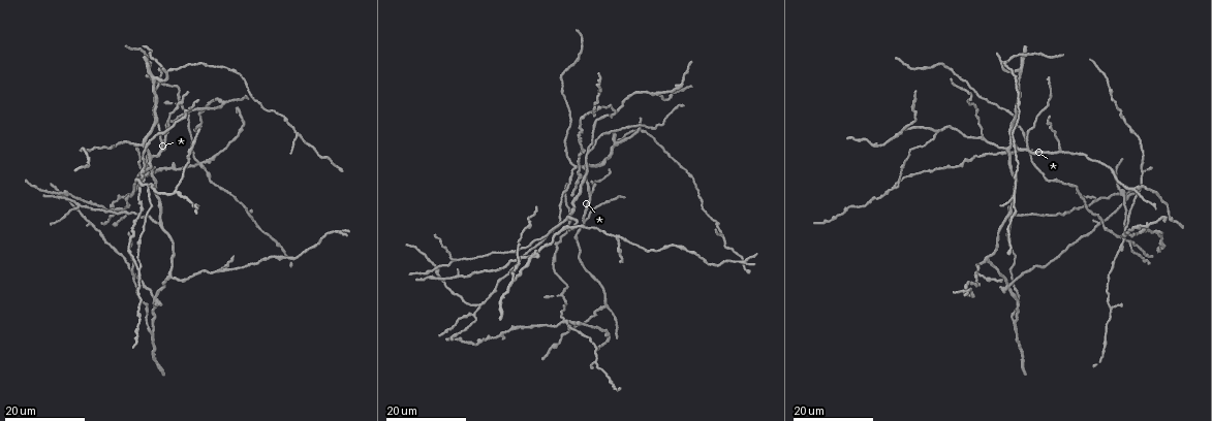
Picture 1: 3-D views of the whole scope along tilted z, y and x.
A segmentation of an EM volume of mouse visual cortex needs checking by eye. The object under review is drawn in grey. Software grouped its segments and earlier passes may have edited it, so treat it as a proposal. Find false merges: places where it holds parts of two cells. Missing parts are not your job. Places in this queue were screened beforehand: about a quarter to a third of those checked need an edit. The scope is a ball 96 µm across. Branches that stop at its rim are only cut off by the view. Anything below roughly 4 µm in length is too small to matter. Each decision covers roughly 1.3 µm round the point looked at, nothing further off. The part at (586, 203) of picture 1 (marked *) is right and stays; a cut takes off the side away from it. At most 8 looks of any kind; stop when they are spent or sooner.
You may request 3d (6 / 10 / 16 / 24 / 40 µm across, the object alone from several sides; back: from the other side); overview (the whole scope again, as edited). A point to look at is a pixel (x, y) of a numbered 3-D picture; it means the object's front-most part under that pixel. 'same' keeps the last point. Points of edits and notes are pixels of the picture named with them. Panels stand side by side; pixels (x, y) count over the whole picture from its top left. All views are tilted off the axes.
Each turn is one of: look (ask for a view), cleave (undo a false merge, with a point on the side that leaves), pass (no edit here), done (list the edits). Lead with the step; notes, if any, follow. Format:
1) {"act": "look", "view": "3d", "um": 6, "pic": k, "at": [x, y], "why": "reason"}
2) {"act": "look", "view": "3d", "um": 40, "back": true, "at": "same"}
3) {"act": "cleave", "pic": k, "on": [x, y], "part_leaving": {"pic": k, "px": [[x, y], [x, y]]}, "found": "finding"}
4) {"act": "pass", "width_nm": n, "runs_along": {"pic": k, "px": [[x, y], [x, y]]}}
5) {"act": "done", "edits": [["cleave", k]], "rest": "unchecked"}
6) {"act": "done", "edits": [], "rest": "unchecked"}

{"act": "look", "view": "3d", "um": 24, "pic": 1, "at": [1010, 286], "why": "looks like a crossing"}

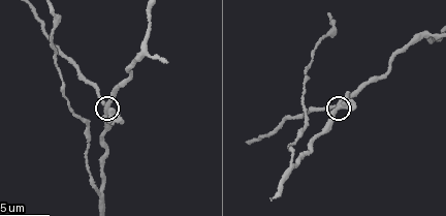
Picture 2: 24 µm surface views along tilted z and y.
{"act": "look", "view": "3d", "um": 6, "at": "same"}

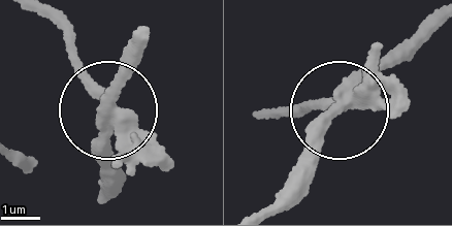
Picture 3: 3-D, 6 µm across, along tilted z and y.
{"act": "look", "view": "3d", "um": 6, "back": true, "at": "same"}

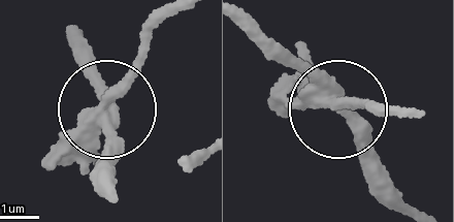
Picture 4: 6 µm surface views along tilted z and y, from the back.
{"act": "cleave", "pic": 4, "on": [76, 156], "width_nm": 290, "part_leaving": {"pic": 4, "px": [[101, 112], [174, 12]]}, "found": "a second cell is stuck on"}

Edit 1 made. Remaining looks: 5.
{"act": "look", "view": "overview"}

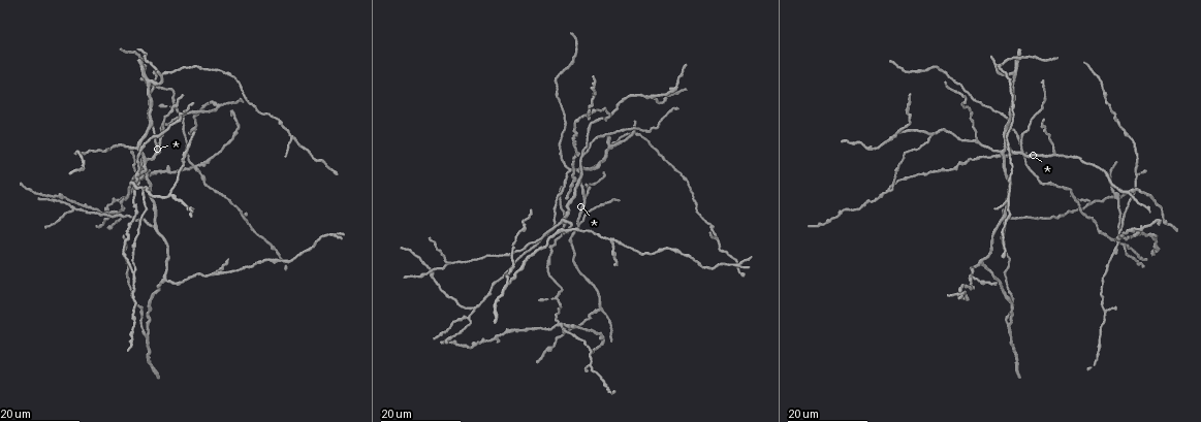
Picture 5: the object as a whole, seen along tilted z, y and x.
{"act": "look", "view": "3d", "um": 16, "pic": 5, "at": [506, 281], "why": "three-way junction"}

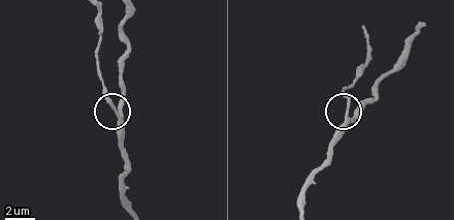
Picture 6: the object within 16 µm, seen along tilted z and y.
{"act": "look", "view": "3d", "um": 10, "pic": 6, "at": [345, 118]}

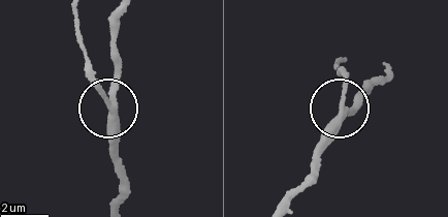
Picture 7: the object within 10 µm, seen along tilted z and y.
{"act": "cleave", "pic": 7, "on": [99, 86], "side_arm_um": 16, "arms": 3, "found": "two cells meet here"}

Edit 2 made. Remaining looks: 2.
{"act": "look", "view": "3d", "um": 16, "pic": 5, "at": [217, 106], "why": "small branch off a trunk"}

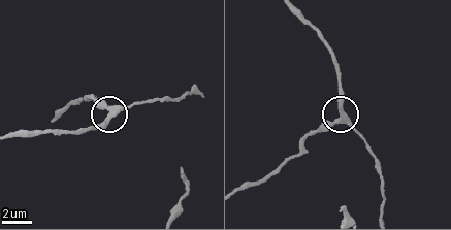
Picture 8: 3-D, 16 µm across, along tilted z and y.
{"act": "look", "view": "3d", "um": 6, "pic": 8, "at": [110, 107]}

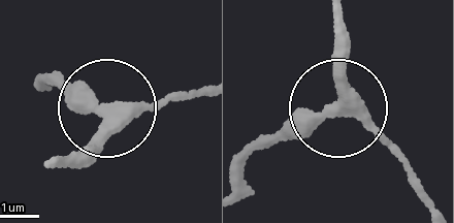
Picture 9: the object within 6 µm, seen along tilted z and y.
{"act": "pass", "side_arm_um": 10, "runs_along": {"pic": 9, "px": [[57, 158], [80, 150], [110, 108], [203, 89]]}, "found": "all the same cell"}

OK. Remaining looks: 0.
{"act": "done", "edits": [["cleave", 4], ["cleave", 7]], "rest": "unchecked"}

